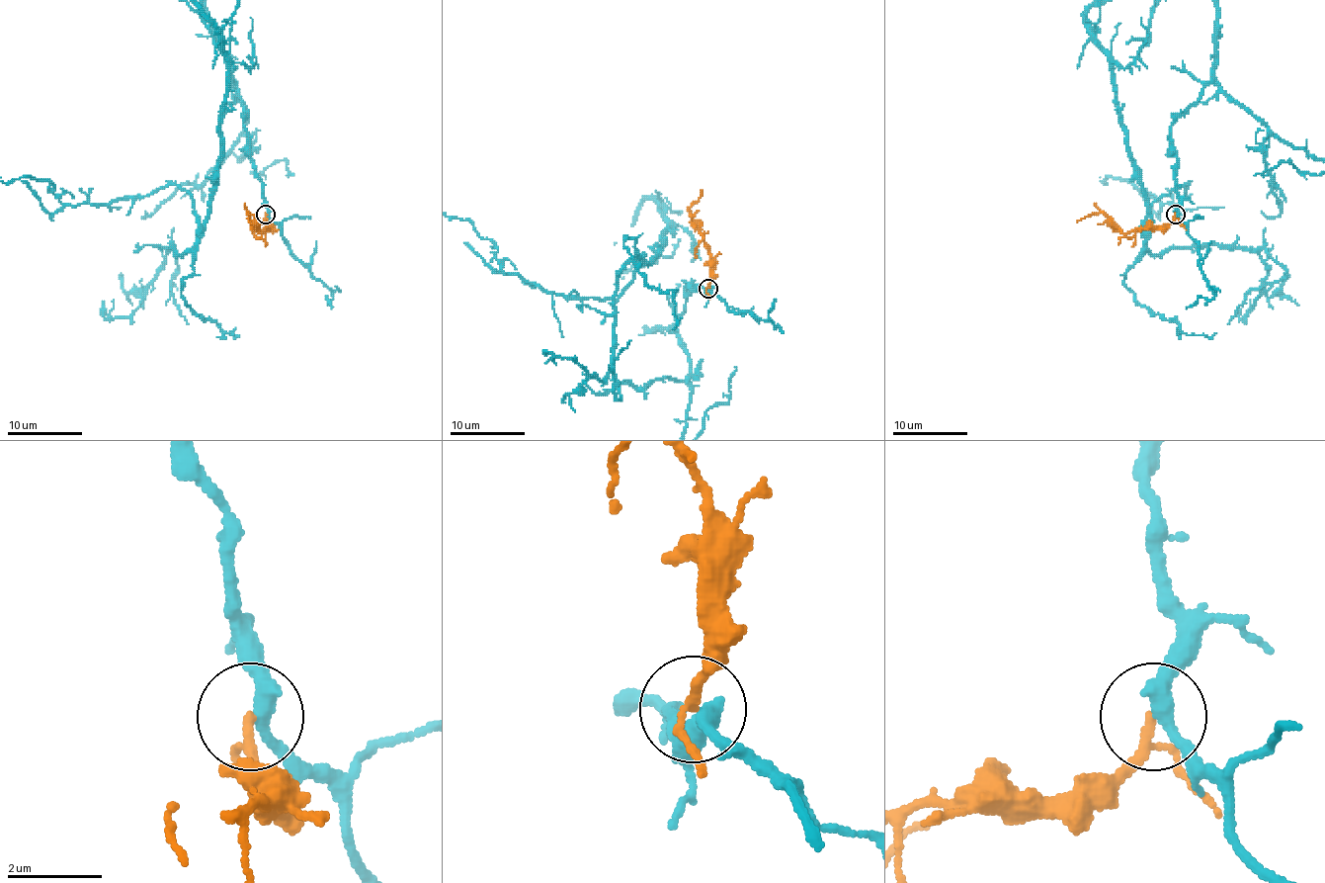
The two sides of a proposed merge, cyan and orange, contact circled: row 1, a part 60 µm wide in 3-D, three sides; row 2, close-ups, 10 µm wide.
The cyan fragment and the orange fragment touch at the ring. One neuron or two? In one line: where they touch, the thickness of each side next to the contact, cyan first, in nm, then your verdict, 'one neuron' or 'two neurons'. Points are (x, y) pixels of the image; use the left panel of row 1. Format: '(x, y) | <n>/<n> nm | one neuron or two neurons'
(266, 214) | 320/160 nm | two neurons

